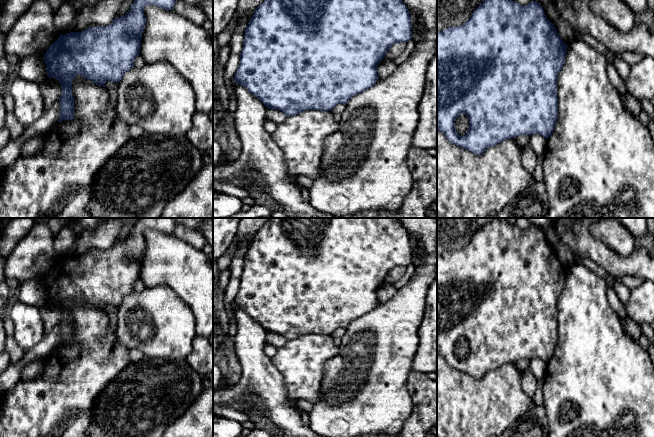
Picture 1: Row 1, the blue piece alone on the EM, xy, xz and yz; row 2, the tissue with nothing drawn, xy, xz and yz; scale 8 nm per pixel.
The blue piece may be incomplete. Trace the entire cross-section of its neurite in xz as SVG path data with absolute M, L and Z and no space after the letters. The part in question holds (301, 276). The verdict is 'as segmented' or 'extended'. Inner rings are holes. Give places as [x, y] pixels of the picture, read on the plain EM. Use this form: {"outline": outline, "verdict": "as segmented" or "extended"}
{"outline": "M269 218L254 235L246 251L243 273L234 306L245 311L267 332L294 340L306 334L332 335L338 328L346 328L353 320L371 312L379 303L377 290L394 267L406 267L412 261L412 245L408 232L396 218Z", "verdict": "as segmented"}

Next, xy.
{"outline": "M140 218L130 230L129 235L124 240L115 242L108 250L89 251L82 256L60 258L44 278L47 300L56 302L61 308L58 346L71 344L74 341L73 303L79 298L103 311L106 305L119 307L124 297L134 292L134 284L140 278L142 258L146 249L144 231L154 229L173 234L176 225L173 218Z", "verdict": "as segmented"}

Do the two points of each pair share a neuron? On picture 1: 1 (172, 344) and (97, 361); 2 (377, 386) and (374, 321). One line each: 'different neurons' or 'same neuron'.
1: different neurons
2: same neuron

